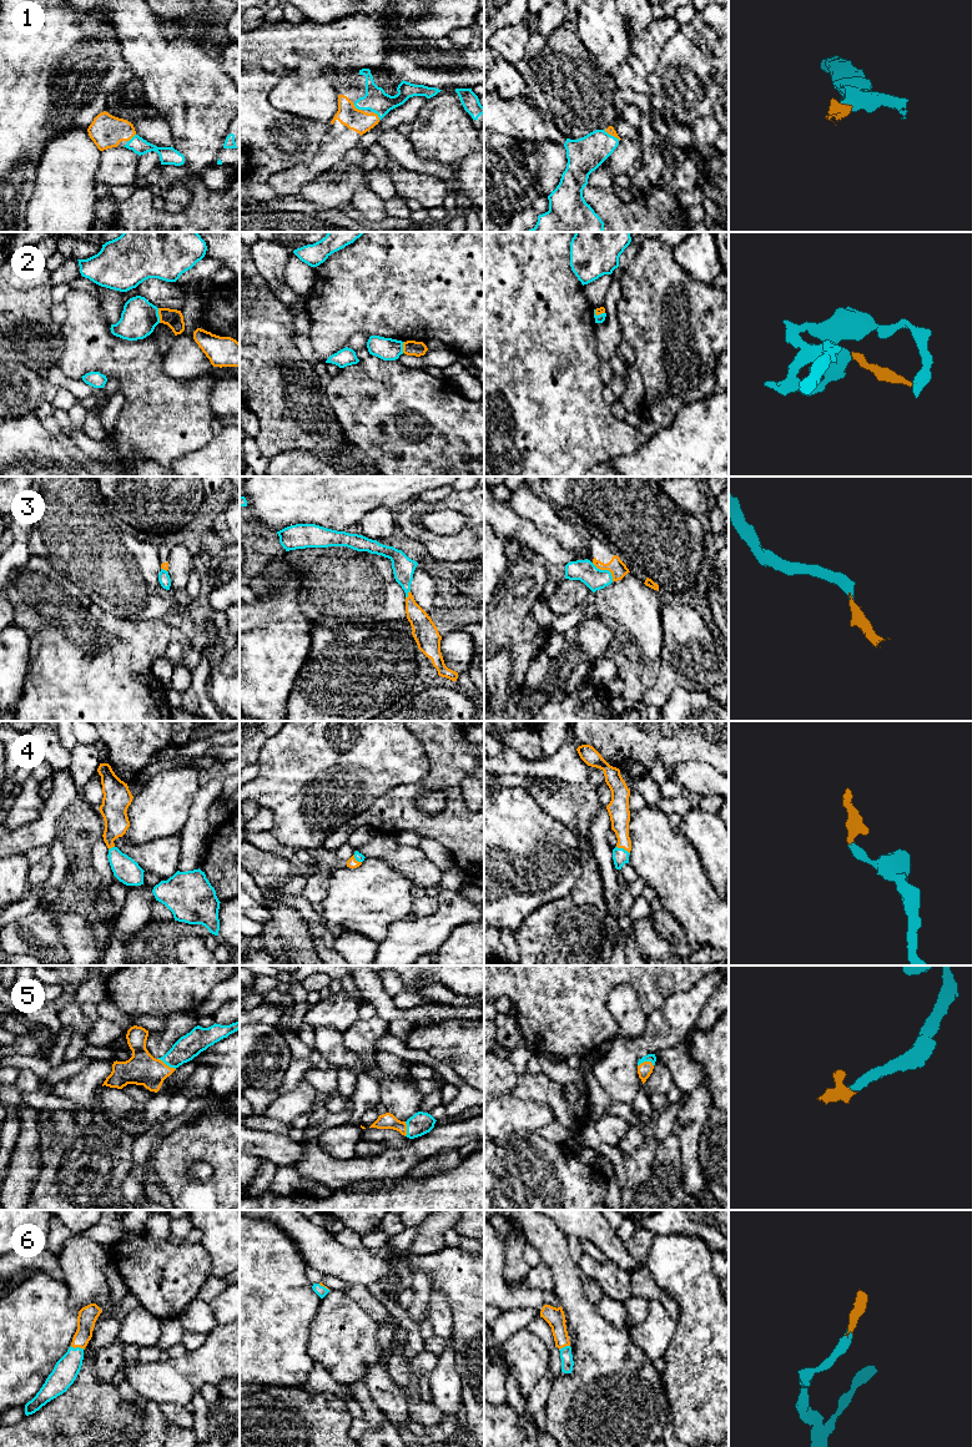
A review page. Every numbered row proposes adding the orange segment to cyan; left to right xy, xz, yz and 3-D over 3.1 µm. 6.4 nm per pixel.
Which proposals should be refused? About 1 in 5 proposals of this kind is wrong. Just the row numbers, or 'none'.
2

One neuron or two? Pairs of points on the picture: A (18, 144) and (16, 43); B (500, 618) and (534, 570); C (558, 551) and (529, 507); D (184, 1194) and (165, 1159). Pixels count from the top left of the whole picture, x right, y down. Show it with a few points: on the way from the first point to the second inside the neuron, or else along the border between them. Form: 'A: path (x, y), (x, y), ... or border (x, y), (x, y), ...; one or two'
A: path (13, 119), (13, 67); one
B: path (515, 614), (535, 594), (538, 585); one
C: border (523, 517), (572, 549); two
D: path (180, 1185), (172, 1168); one

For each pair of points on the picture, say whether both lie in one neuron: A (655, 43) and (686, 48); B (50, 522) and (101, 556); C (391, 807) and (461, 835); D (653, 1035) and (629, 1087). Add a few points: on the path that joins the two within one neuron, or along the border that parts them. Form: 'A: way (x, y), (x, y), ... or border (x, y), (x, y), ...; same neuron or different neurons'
A: border (680, 26), (665, 44), (659, 60); different neurons
B: way (63, 522), (89, 545); same neuron
C: way (408, 817), (429, 826), (443, 827); same neuron
D: way (640, 1048), (629, 1059), (629, 1074); same neuron

